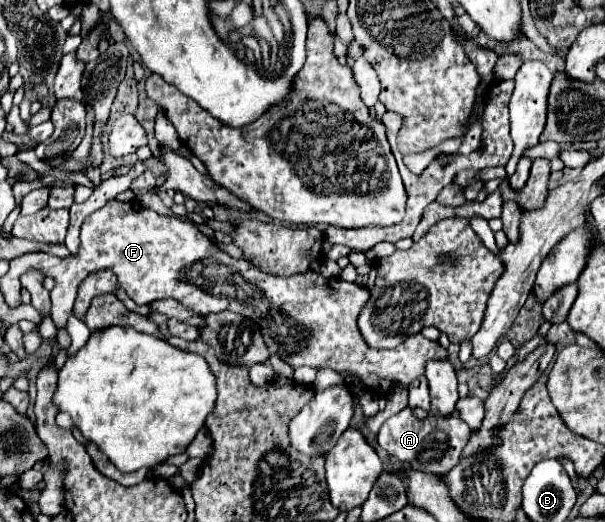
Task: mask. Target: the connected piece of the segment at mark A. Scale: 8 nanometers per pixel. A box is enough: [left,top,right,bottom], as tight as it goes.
[378,407,470,475]

